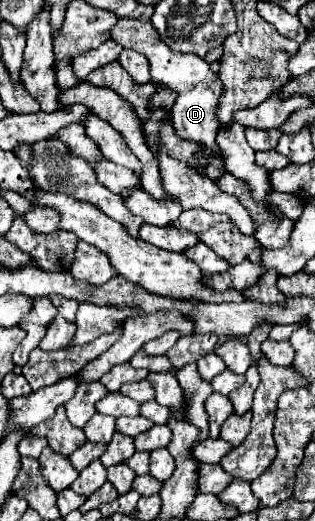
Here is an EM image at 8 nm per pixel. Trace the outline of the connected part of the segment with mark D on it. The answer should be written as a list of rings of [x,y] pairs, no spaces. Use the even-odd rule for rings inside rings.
[[[118,18],[118,22],[112,28],[112,40],[118,42],[122,48],[130,48],[130,50],[144,54],[150,62],[152,80],[166,84],[168,88],[178,92],[178,98],[170,112],[172,126],[180,138],[200,144],[200,150],[196,154],[198,170],[204,170],[206,166],[210,166],[220,152],[216,144],[216,134],[218,134],[216,110],[218,110],[218,102],[222,96],[222,82],[218,74],[210,70],[208,62],[204,62],[202,58],[194,54],[176,54],[168,50],[168,46],[158,38],[158,32],[154,30],[150,22],[142,22],[134,18]],[[206,150],[212,150],[212,152],[206,152]]]

